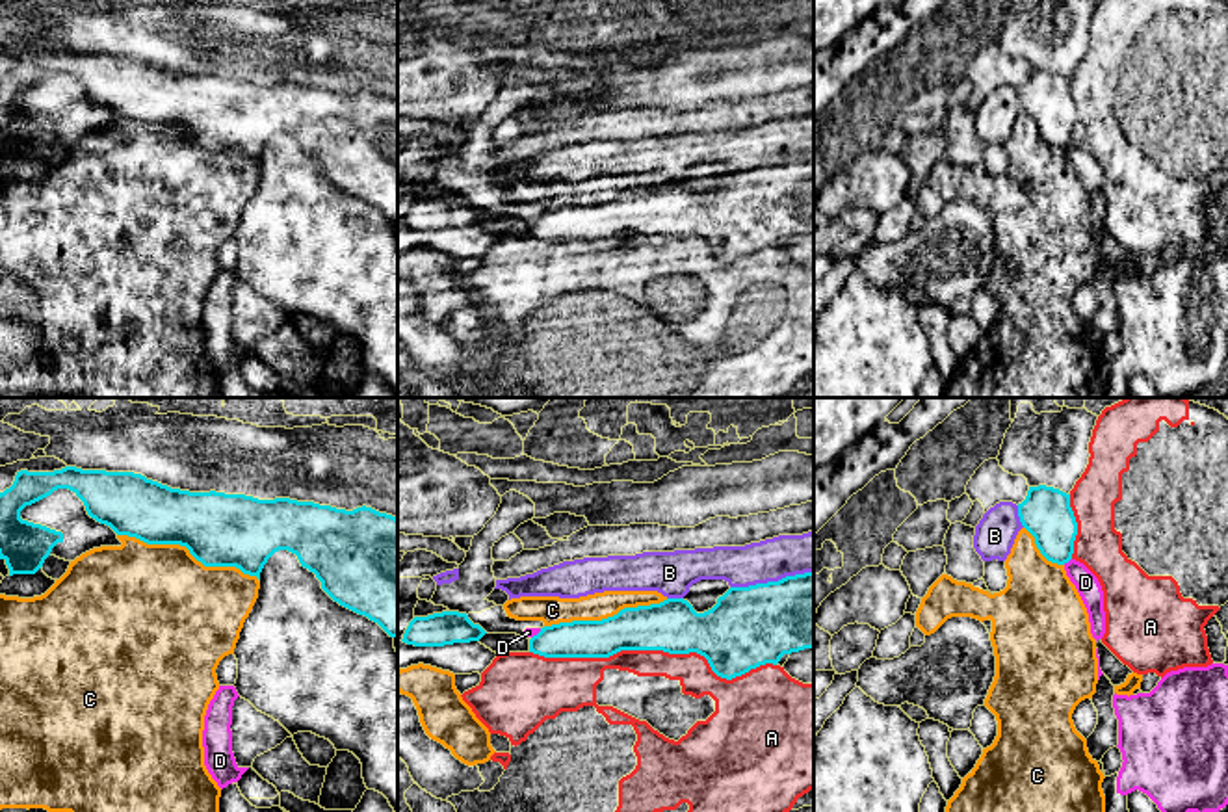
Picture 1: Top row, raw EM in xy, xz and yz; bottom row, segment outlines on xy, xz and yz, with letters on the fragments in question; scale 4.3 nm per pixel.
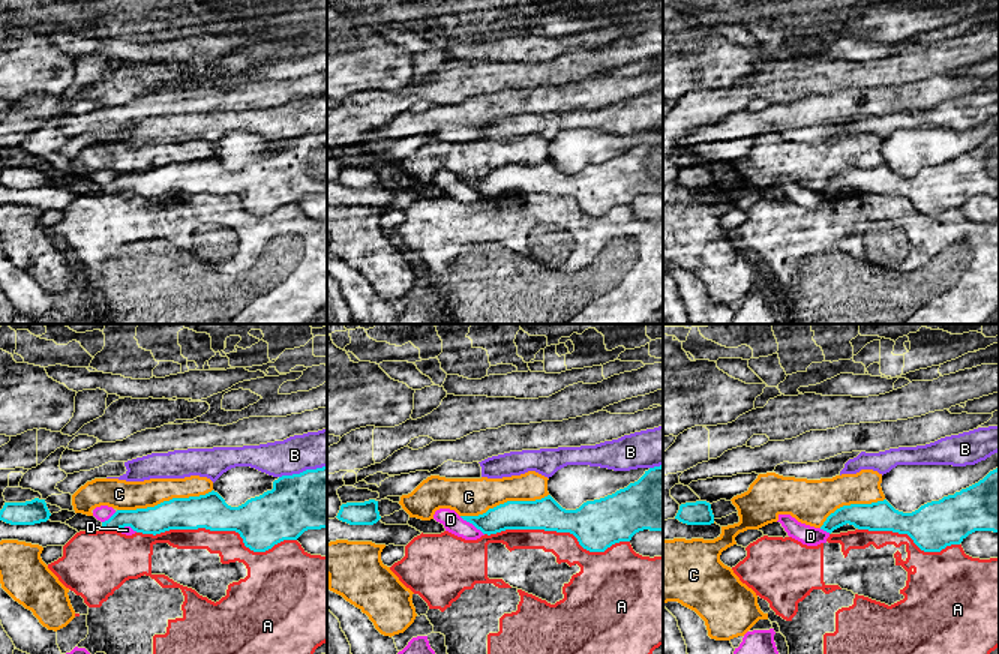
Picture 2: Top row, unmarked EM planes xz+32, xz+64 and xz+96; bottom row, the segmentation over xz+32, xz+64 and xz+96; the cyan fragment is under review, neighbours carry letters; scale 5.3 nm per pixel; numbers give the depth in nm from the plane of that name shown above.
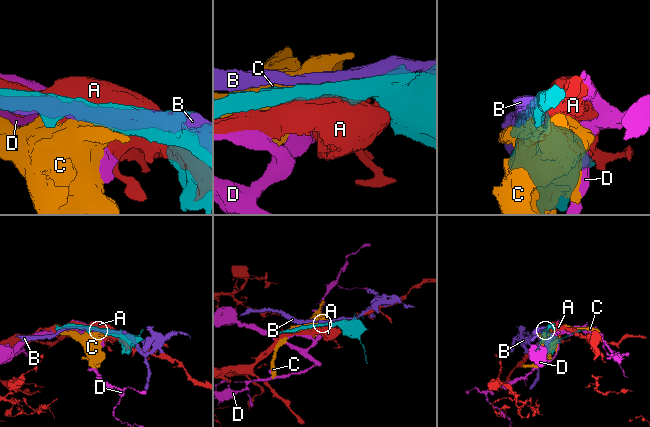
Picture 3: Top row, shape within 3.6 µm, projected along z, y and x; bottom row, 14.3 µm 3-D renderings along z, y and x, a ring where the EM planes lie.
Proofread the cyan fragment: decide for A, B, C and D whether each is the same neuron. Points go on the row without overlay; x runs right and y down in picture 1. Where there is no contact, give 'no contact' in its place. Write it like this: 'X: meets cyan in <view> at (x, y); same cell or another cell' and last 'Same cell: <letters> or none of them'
A: meets cyan in xz at (654, 233); another cell
B: meets cyan in xz at (771, 166); another cell
C: meets cyan in xy at (188, 132); another cell
D: meets cyan in yz at (1067, 145); another cell
Same cell: none of them

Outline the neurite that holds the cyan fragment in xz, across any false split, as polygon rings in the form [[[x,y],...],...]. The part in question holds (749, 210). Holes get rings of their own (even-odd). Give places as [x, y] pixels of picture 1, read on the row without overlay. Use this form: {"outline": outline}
{"outline": [[[814,156],[778,165],[730,171],[717,188],[697,197],[684,182],[624,191],[602,204],[572,204],[541,212],[529,223],[529,236],[544,242],[609,242],[621,234],[697,236],[712,255],[726,264],[765,247],[777,249],[784,238],[814,232]]]}

